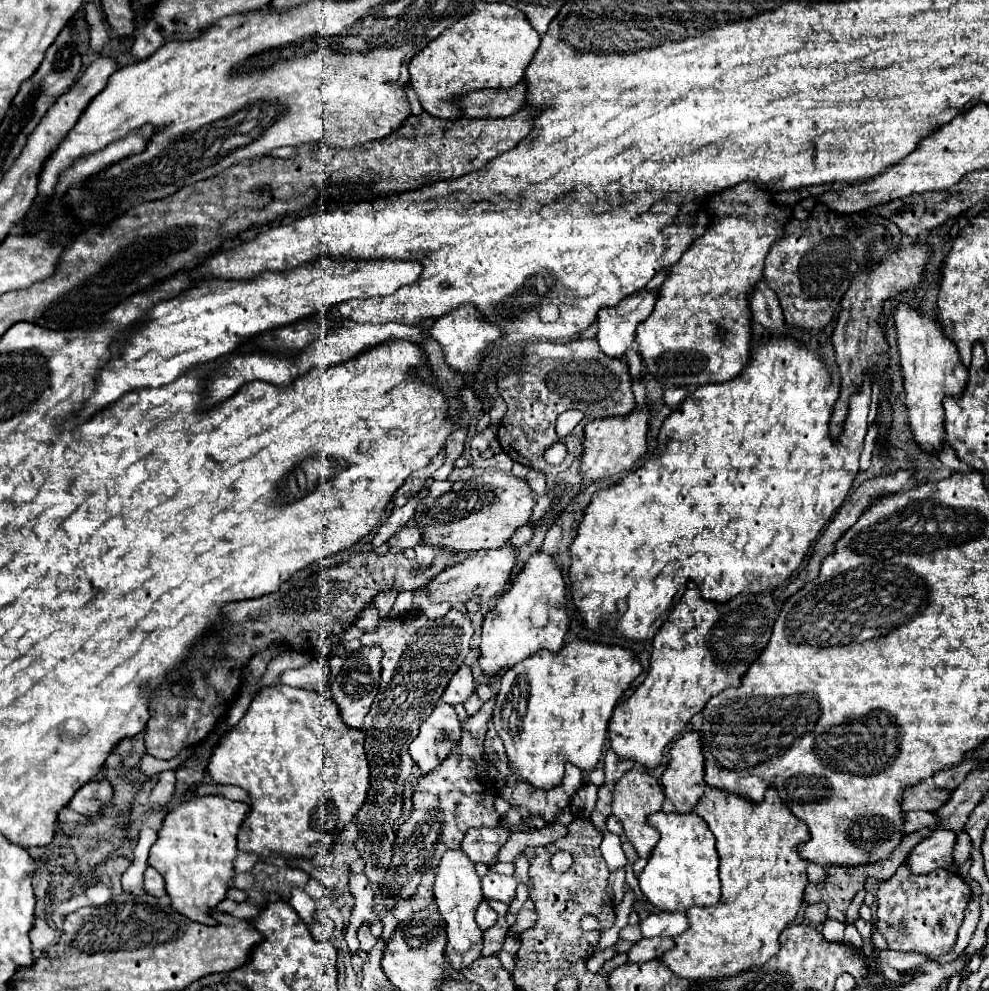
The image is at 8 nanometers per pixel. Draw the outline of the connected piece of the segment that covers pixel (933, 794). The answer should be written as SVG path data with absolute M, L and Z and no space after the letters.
M932 779L912 785L904 791L904 801L902 801L902 809L914 811L914 809L924 809L924 811L936 811L940 809L940 805L944 805L950 799L950 791L940 789L932 783Z

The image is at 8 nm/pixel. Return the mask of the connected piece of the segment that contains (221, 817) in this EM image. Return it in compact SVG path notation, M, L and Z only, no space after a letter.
M218 795L190 799L168 811L158 833L158 841L150 849L148 863L164 877L172 907L184 917L206 925L216 925L210 911L224 901L228 881L234 877L236 835L248 811L248 803L230 801Z

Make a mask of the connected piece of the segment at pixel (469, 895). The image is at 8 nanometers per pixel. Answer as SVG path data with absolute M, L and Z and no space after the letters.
M448 851L444 853L438 873L436 873L436 883L434 883L434 899L438 903L438 911L446 921L446 931L448 931L448 943L446 943L446 955L450 959L450 965L454 971L460 971L480 959L482 955L482 931L476 925L474 913L476 905L482 901L482 889L480 889L480 877L474 871L474 863L460 851Z

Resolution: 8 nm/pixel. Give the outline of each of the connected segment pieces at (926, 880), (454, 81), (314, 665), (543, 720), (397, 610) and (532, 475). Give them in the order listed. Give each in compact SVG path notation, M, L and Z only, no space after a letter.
M902 863L888 881L878 885L876 929L884 935L888 947L894 951L918 951L930 959L938 959L954 947L970 897L972 891L960 875L948 869L936 869L928 875L913 875L908 866Z
M476 1L470 15L456 21L412 57L410 85L418 93L428 115L456 121L464 117L458 97L482 89L510 89L520 83L538 45L540 35L532 29L520 9L504 3Z
M313 659L308 665L299 669L292 669L292 671L286 671L280 677L280 681L286 683L286 685L314 690L326 697L330 695L329 680L329 663L324 659Z
M572 641L562 651L540 651L522 663L514 665L502 675L502 685L496 695L494 727L504 741L508 765L516 781L526 781L538 789L554 789L560 785L564 765L572 763L582 771L592 771L602 759L602 745L606 741L606 729L612 719L614 707L632 681L640 675L642 667L634 659L634 653L624 647L610 647L590 641Z
M402 591L398 597L396 597L396 603L394 603L394 609L388 613L388 619L392 617L398 617L406 611L414 609L414 599L412 599L412 591Z
M530 469L530 471L528 471L526 481L528 481L528 483L530 483L530 487L536 491L536 495L544 495L544 493L546 493L544 473L540 473L540 471L536 471L536 469Z

